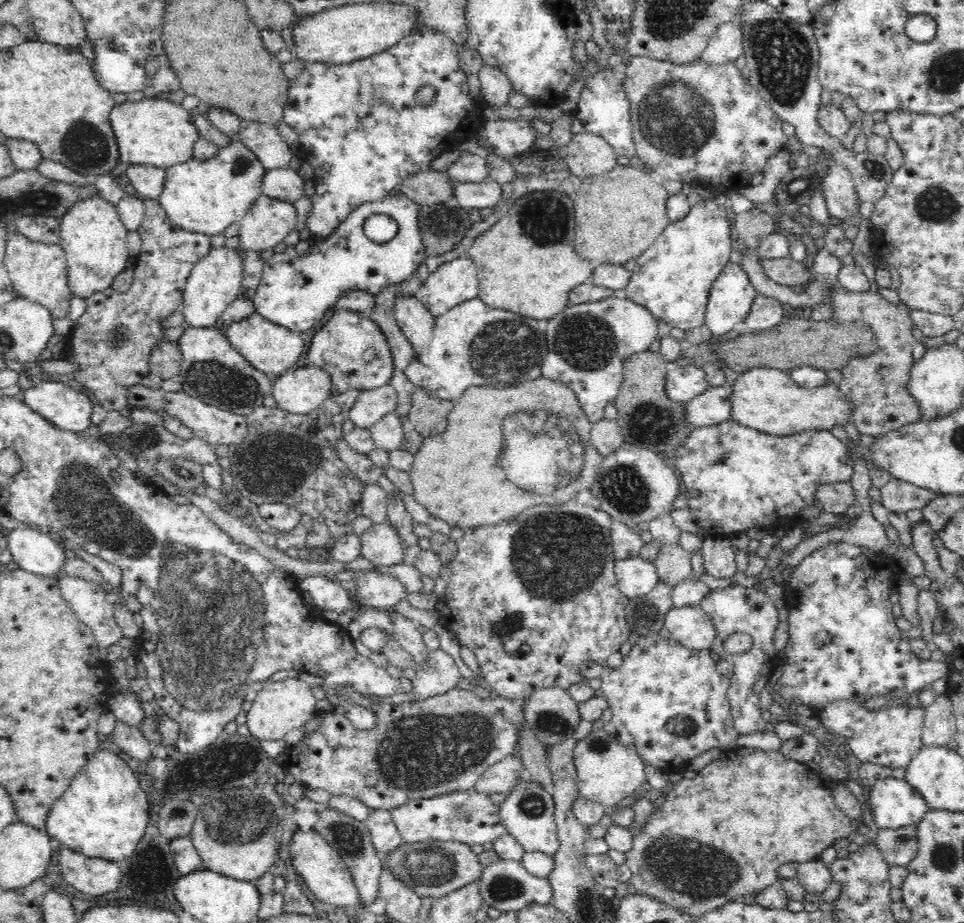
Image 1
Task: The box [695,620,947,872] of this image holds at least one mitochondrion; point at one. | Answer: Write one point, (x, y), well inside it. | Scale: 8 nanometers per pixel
(903, 840)

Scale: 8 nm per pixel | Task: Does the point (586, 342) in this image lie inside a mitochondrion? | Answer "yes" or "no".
yes

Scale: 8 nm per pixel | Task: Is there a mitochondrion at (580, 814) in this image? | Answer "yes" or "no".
no

